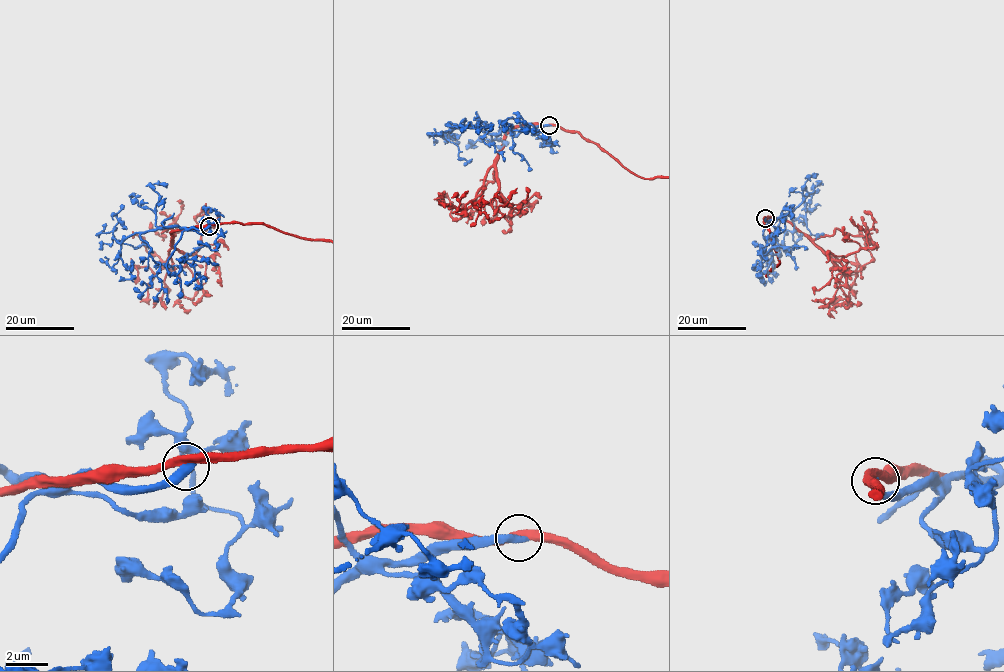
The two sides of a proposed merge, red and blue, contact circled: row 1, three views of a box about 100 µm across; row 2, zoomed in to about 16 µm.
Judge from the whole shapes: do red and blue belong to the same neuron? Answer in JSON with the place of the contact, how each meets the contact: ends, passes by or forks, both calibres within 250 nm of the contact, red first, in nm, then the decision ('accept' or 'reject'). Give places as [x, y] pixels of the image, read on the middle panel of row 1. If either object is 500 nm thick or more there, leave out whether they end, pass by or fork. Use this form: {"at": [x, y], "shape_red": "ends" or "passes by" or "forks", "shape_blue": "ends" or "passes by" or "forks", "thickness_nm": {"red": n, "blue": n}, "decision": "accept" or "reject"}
{"at": [549, 125], "shape_red": "passes by", "shape_blue": "ends", "thickness_nm": {"red": 380, "blue": 440}, "decision": "reject"}

